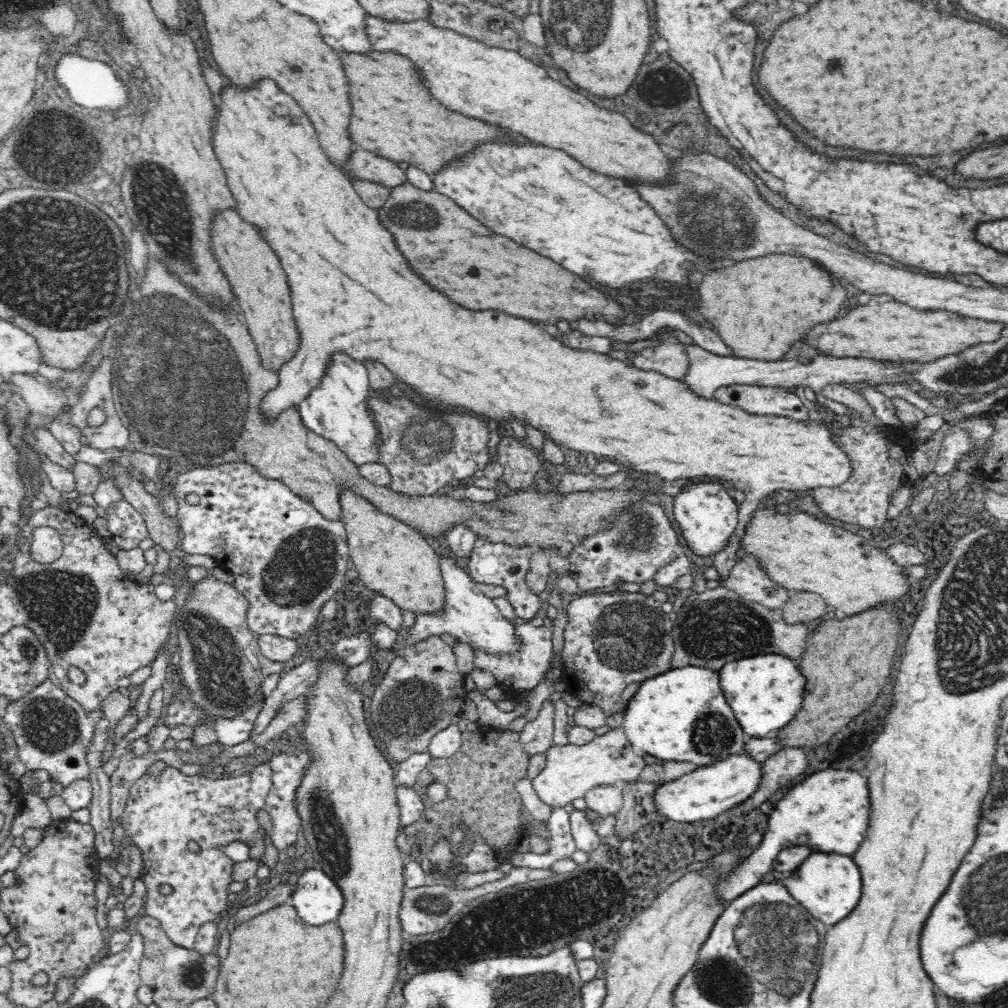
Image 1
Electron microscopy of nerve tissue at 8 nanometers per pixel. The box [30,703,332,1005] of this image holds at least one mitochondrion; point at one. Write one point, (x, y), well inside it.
(194, 975)

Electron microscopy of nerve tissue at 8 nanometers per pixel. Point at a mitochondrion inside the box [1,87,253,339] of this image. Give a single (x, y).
(168, 213)

